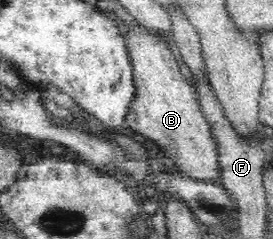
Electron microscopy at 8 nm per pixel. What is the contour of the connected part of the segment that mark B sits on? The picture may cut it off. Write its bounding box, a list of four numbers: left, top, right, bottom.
[122,26,221,182]

